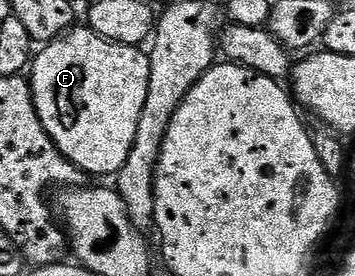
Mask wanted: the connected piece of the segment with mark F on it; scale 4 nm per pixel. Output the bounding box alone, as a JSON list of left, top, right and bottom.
[29,25,151,176]

